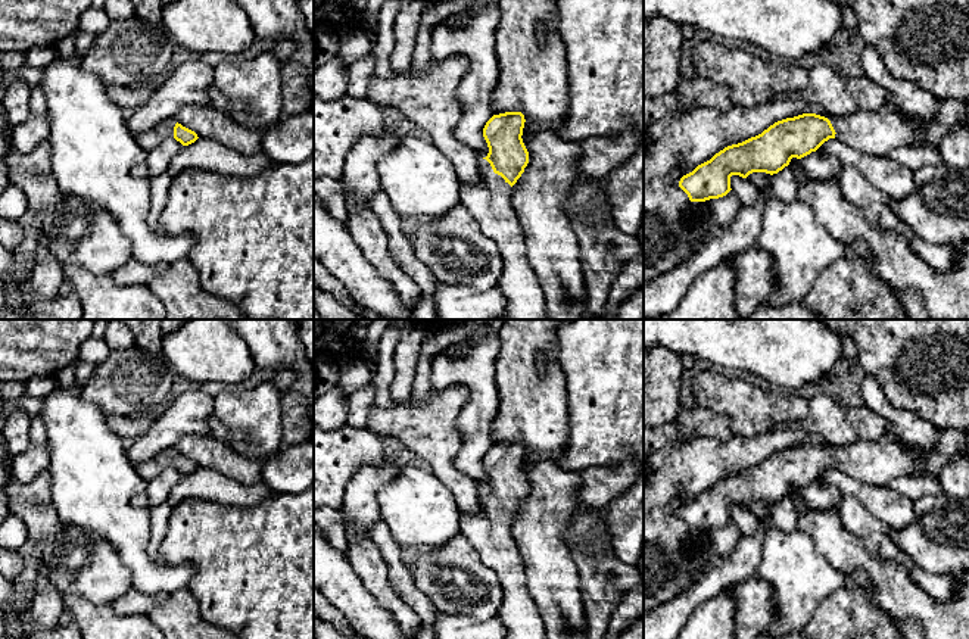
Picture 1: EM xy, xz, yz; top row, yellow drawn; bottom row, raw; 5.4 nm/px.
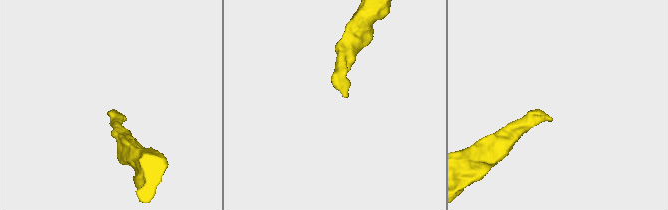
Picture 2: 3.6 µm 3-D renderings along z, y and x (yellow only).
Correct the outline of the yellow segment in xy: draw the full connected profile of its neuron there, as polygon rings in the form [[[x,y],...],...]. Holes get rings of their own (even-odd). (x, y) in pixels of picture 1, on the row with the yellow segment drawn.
[[[168,118],[153,128],[137,134],[135,141],[146,150],[150,152],[159,146],[165,138],[175,138],[183,146],[194,143],[199,137],[194,131],[183,127],[175,118]]]

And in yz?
[[[940,100],[938,115],[925,124],[901,115],[894,105],[876,110],[859,109],[847,118],[803,113],[725,147],[683,175],[679,187],[691,202],[705,202],[726,196],[732,190],[732,175],[747,178],[753,172],[778,174],[792,158],[801,159],[816,152],[829,138],[838,138],[860,153],[885,158],[916,141],[938,149],[953,127],[969,127],[965,100]]]

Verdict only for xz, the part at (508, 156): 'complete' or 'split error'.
split error

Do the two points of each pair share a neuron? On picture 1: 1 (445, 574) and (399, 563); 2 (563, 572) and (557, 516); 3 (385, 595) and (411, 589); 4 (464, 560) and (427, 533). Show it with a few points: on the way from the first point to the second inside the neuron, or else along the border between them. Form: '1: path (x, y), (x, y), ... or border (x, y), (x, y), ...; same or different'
1: border (408, 563), (413, 582), (427, 595); different
2: path (555, 558), (555, 529); same
3: border (385, 560), (392, 588), (420, 619); different
4: border (460, 533), (438, 546), (423, 548), (417, 552); different

